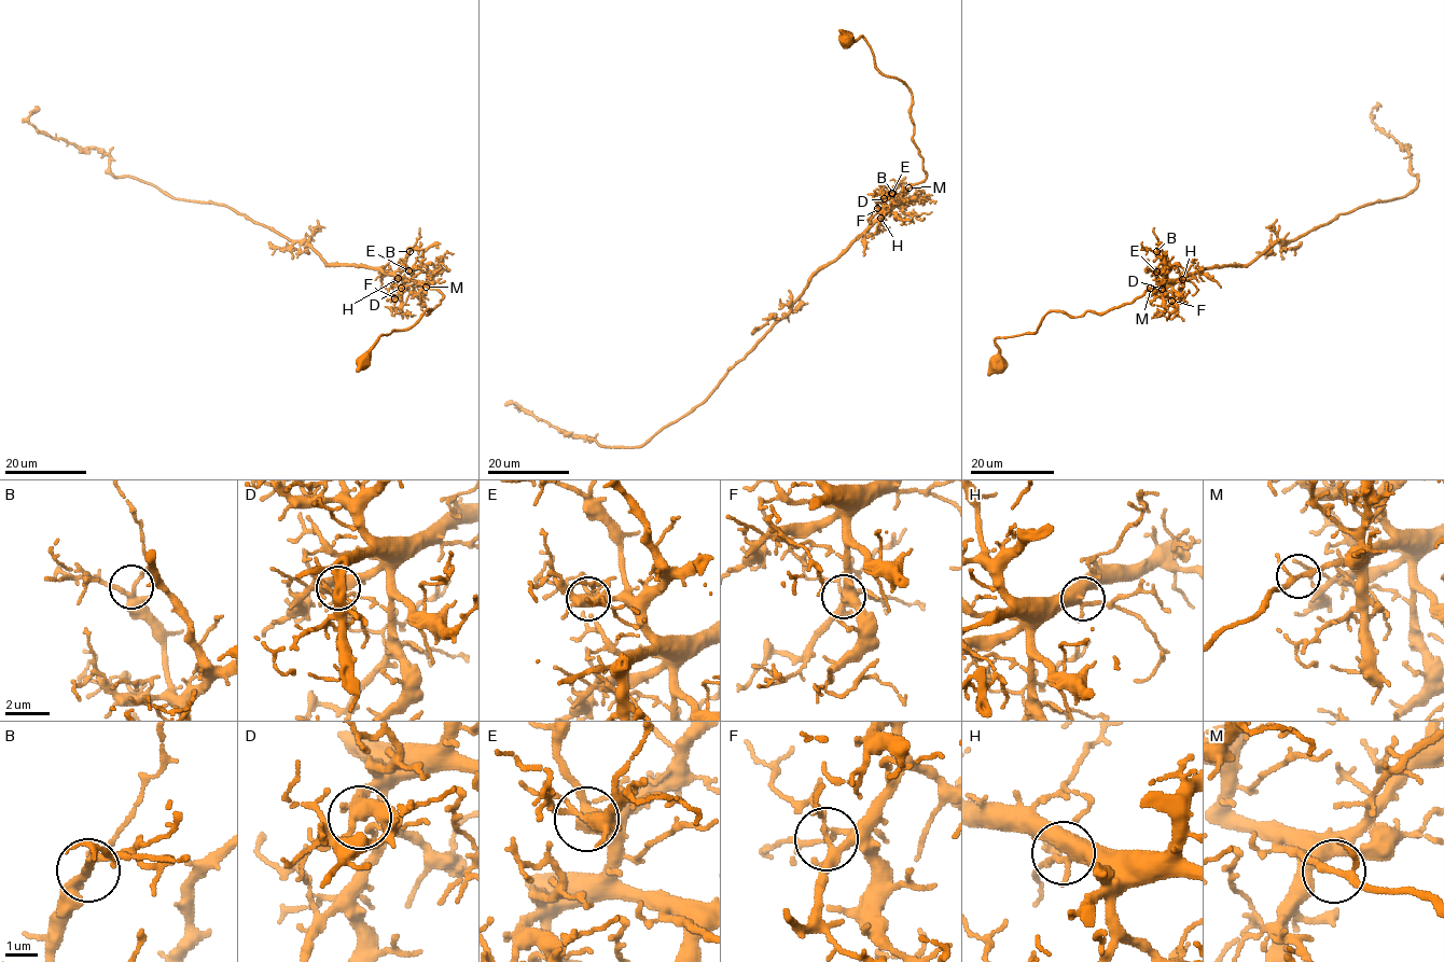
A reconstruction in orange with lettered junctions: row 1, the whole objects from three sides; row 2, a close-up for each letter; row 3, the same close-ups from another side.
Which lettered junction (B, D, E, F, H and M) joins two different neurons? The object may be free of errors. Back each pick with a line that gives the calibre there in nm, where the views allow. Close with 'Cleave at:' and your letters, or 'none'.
Cleave at: none

